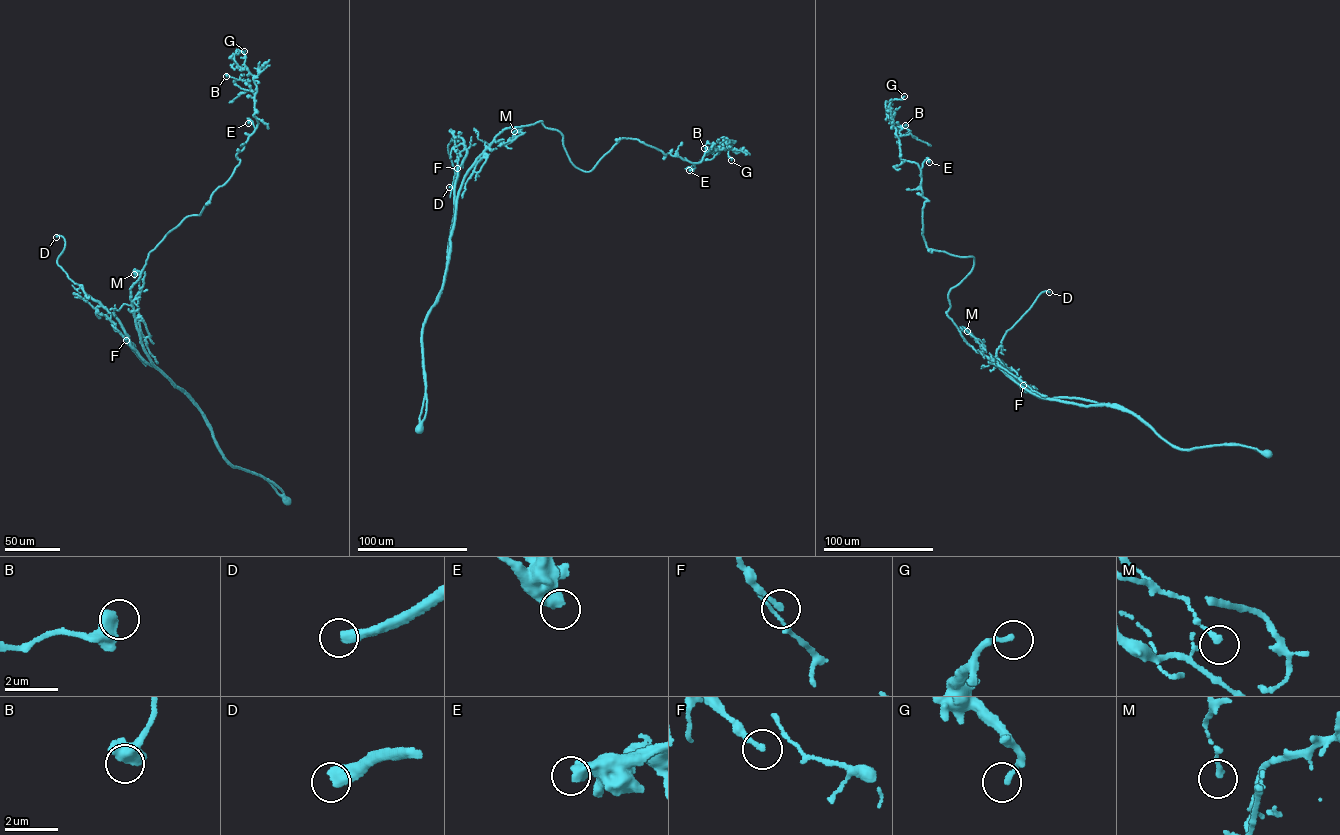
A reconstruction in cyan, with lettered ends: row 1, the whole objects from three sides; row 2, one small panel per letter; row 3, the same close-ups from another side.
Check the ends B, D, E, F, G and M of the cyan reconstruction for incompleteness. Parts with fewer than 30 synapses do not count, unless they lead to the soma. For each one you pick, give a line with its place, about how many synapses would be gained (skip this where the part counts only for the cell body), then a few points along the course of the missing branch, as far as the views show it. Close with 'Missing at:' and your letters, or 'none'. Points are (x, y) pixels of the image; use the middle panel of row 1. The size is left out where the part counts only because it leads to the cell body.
D: at (449, 187); about 750 synapses; missing branch runs (449, 187), (421, 169), (413, 183), (418, 196), (414, 200), (416, 193), (428, 200), (434, 190), (452, 189)
Missing at: D

